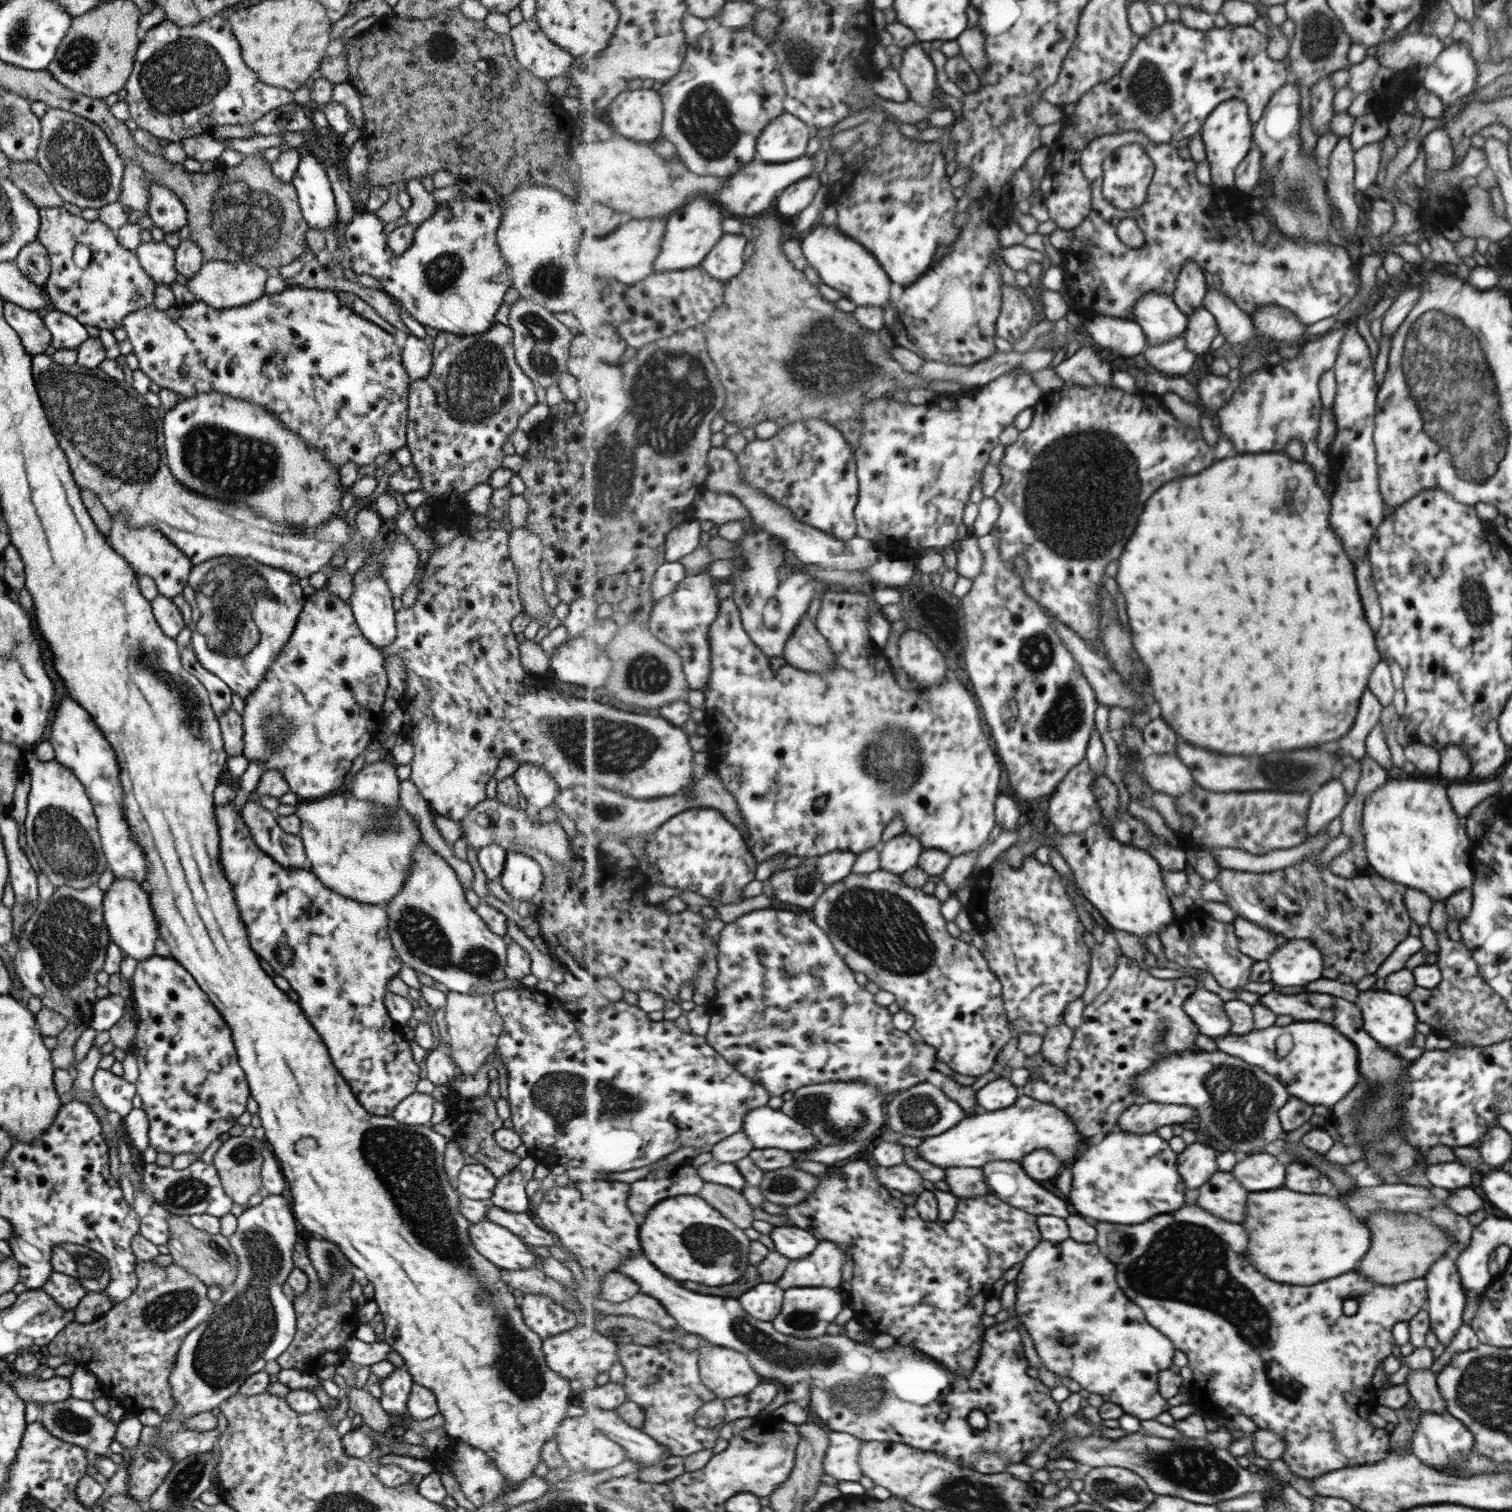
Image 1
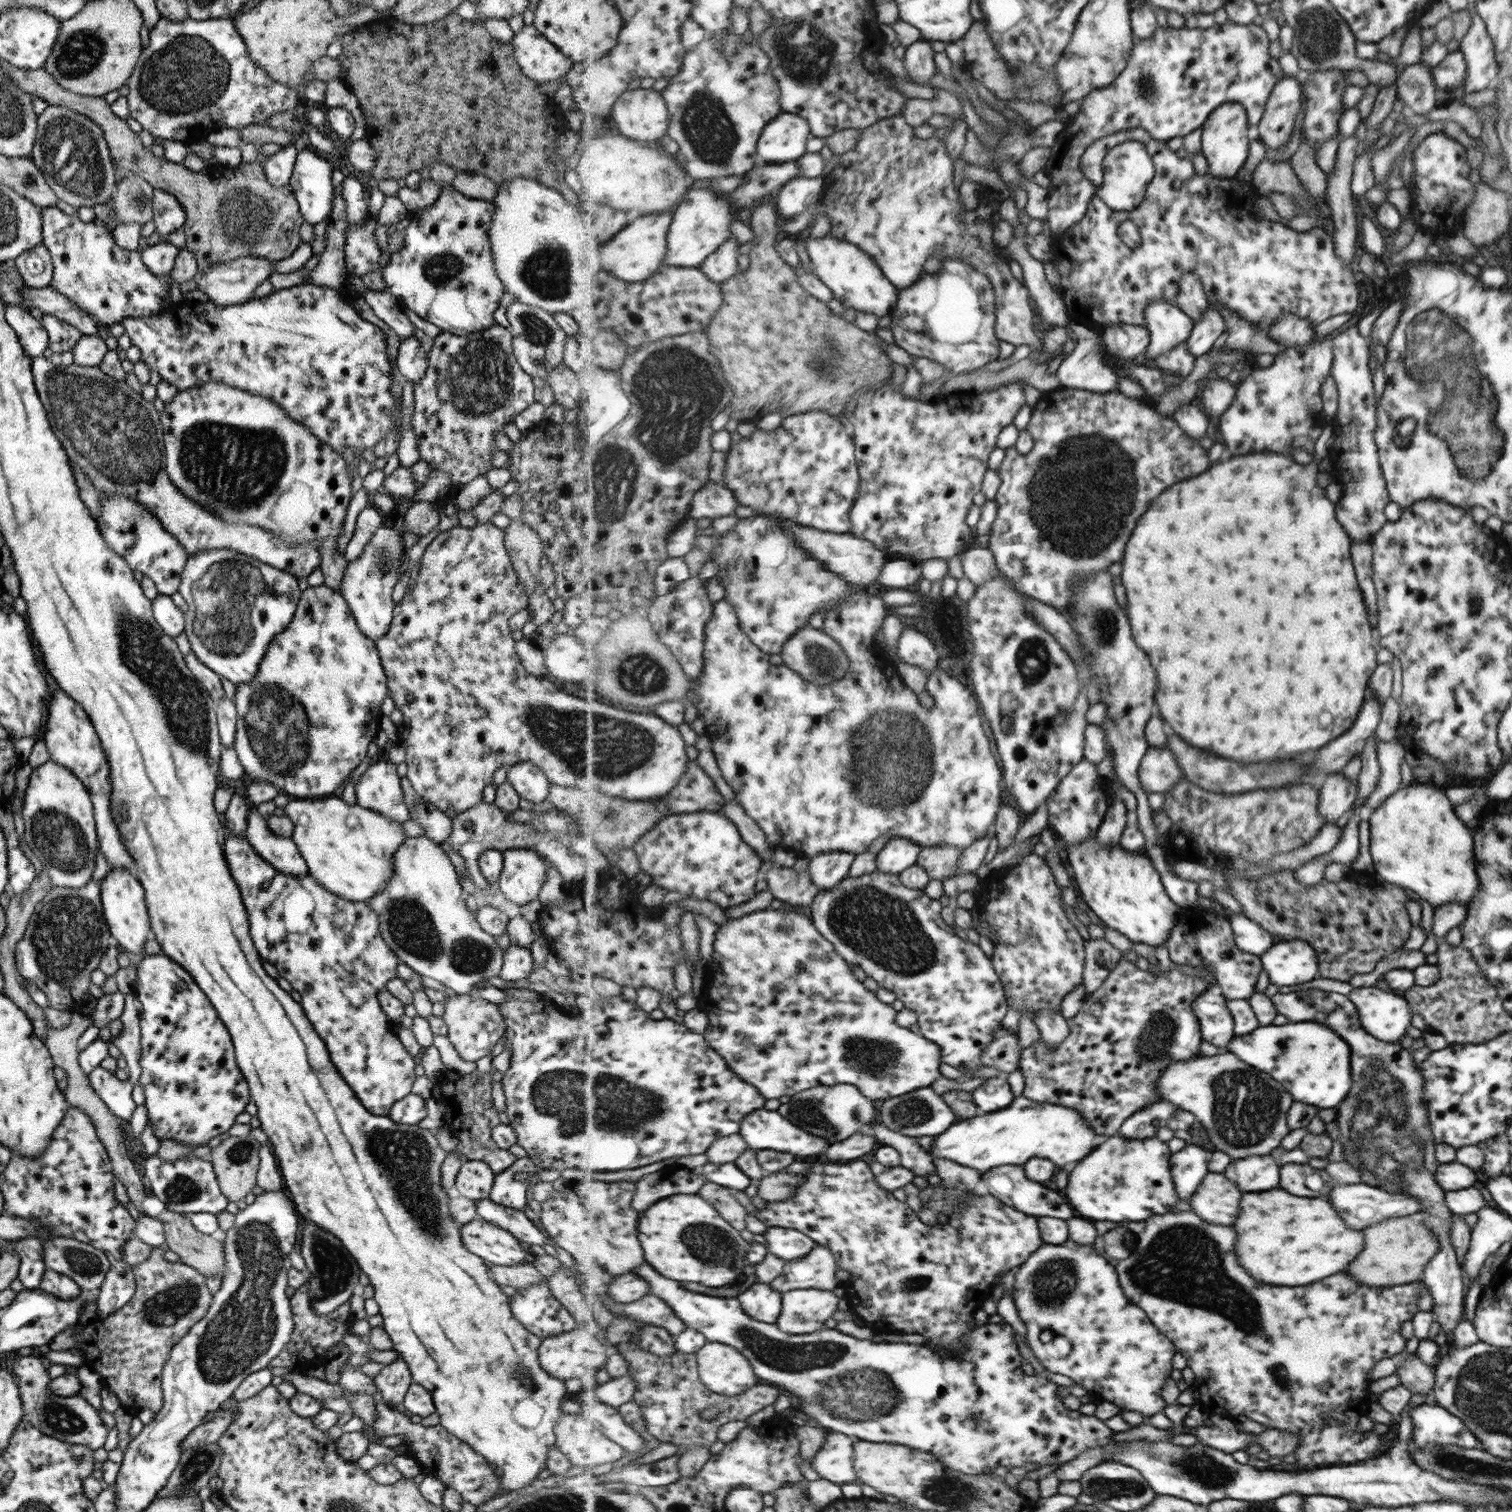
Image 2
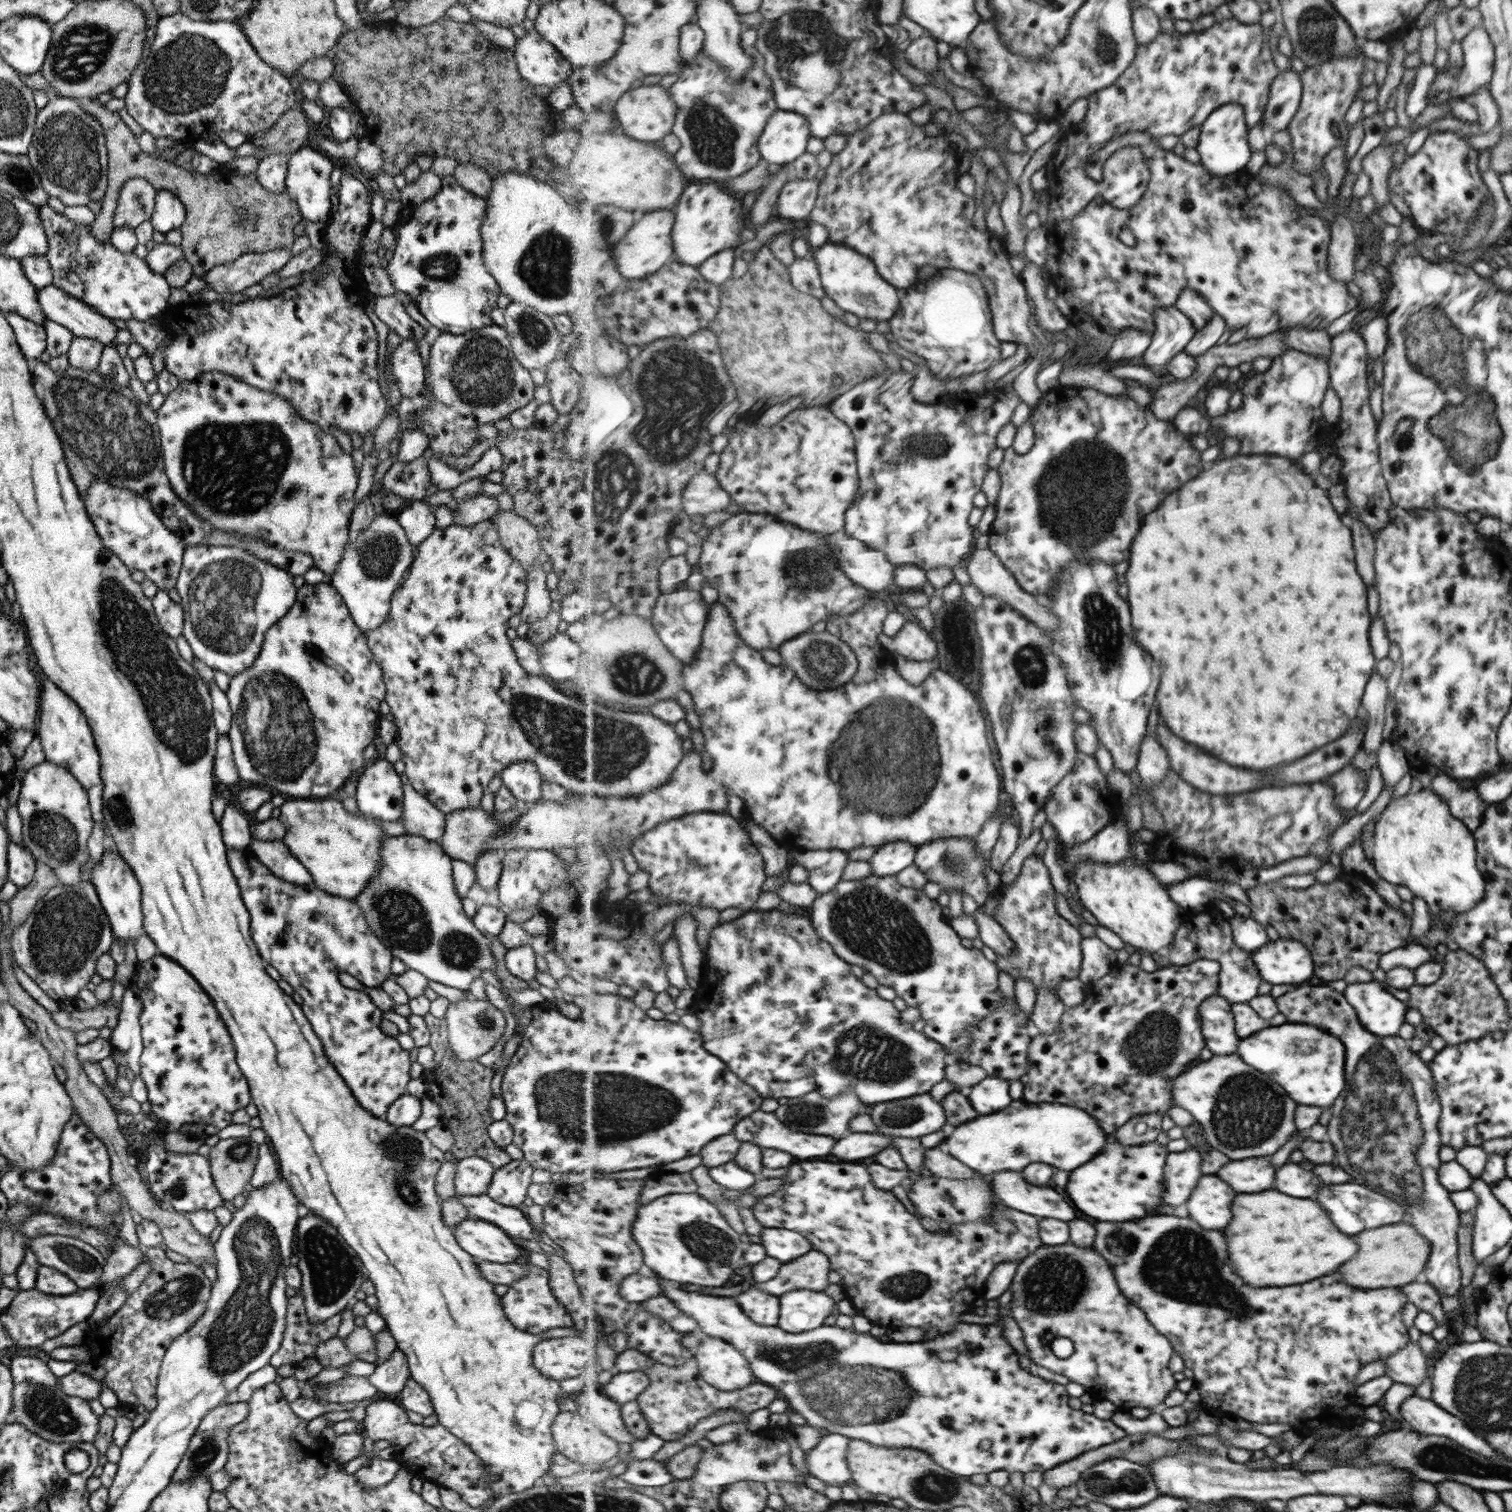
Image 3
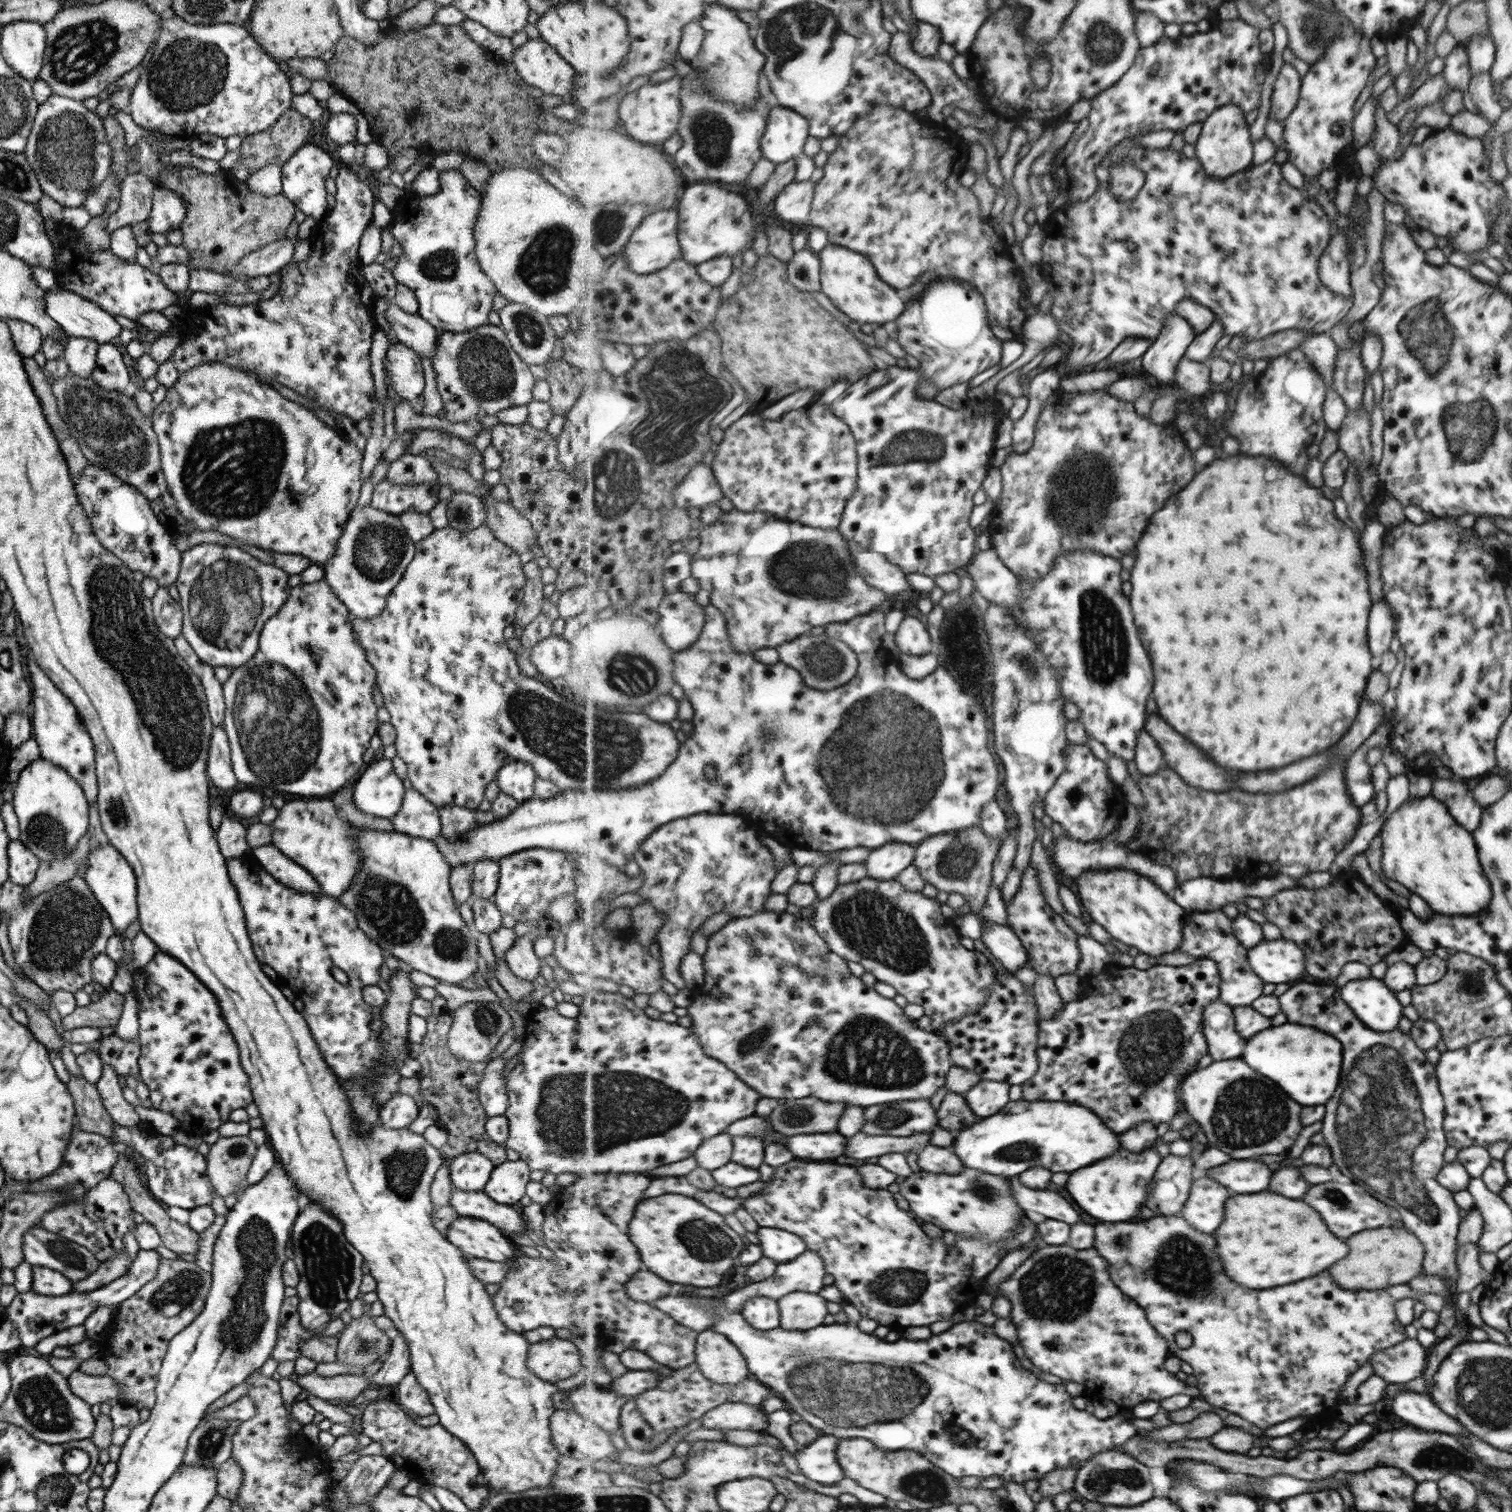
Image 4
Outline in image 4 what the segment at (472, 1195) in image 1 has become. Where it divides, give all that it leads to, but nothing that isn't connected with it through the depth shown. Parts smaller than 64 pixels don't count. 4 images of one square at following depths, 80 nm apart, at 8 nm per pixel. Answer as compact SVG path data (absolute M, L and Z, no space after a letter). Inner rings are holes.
M469 1151L446 1160L449 1166L449 1181L461 1192L481 1192L494 1168L491 1160L482 1154Z

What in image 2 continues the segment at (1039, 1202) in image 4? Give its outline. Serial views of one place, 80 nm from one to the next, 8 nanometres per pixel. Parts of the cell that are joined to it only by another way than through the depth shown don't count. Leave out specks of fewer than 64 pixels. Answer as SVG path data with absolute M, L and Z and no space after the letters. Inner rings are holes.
M1014 1165L995 1167L987 1173L983 1173L982 1181L992 1196L999 1198L1007 1206L1029 1214L1029 1216L1055 1216L1061 1220L1073 1218L1071 1204L1059 1192L1045 1188L1043 1184L1037 1184L1029 1179L1024 1167Z

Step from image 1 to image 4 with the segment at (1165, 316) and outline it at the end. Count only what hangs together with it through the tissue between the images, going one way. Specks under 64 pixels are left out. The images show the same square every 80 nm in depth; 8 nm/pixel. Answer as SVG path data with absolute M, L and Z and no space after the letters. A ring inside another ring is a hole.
M1170 314L1164 330L1142 356L1142 369L1162 384L1176 384L1179 363L1197 338L1193 326L1179 314Z

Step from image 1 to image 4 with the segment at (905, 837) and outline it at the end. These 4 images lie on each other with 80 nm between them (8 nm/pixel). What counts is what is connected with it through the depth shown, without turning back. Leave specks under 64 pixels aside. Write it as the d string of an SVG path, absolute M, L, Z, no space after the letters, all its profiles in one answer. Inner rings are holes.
M895 842L870 850L864 865L867 867L869 877L892 880L897 879L908 866L913 865L915 857L915 845Z

